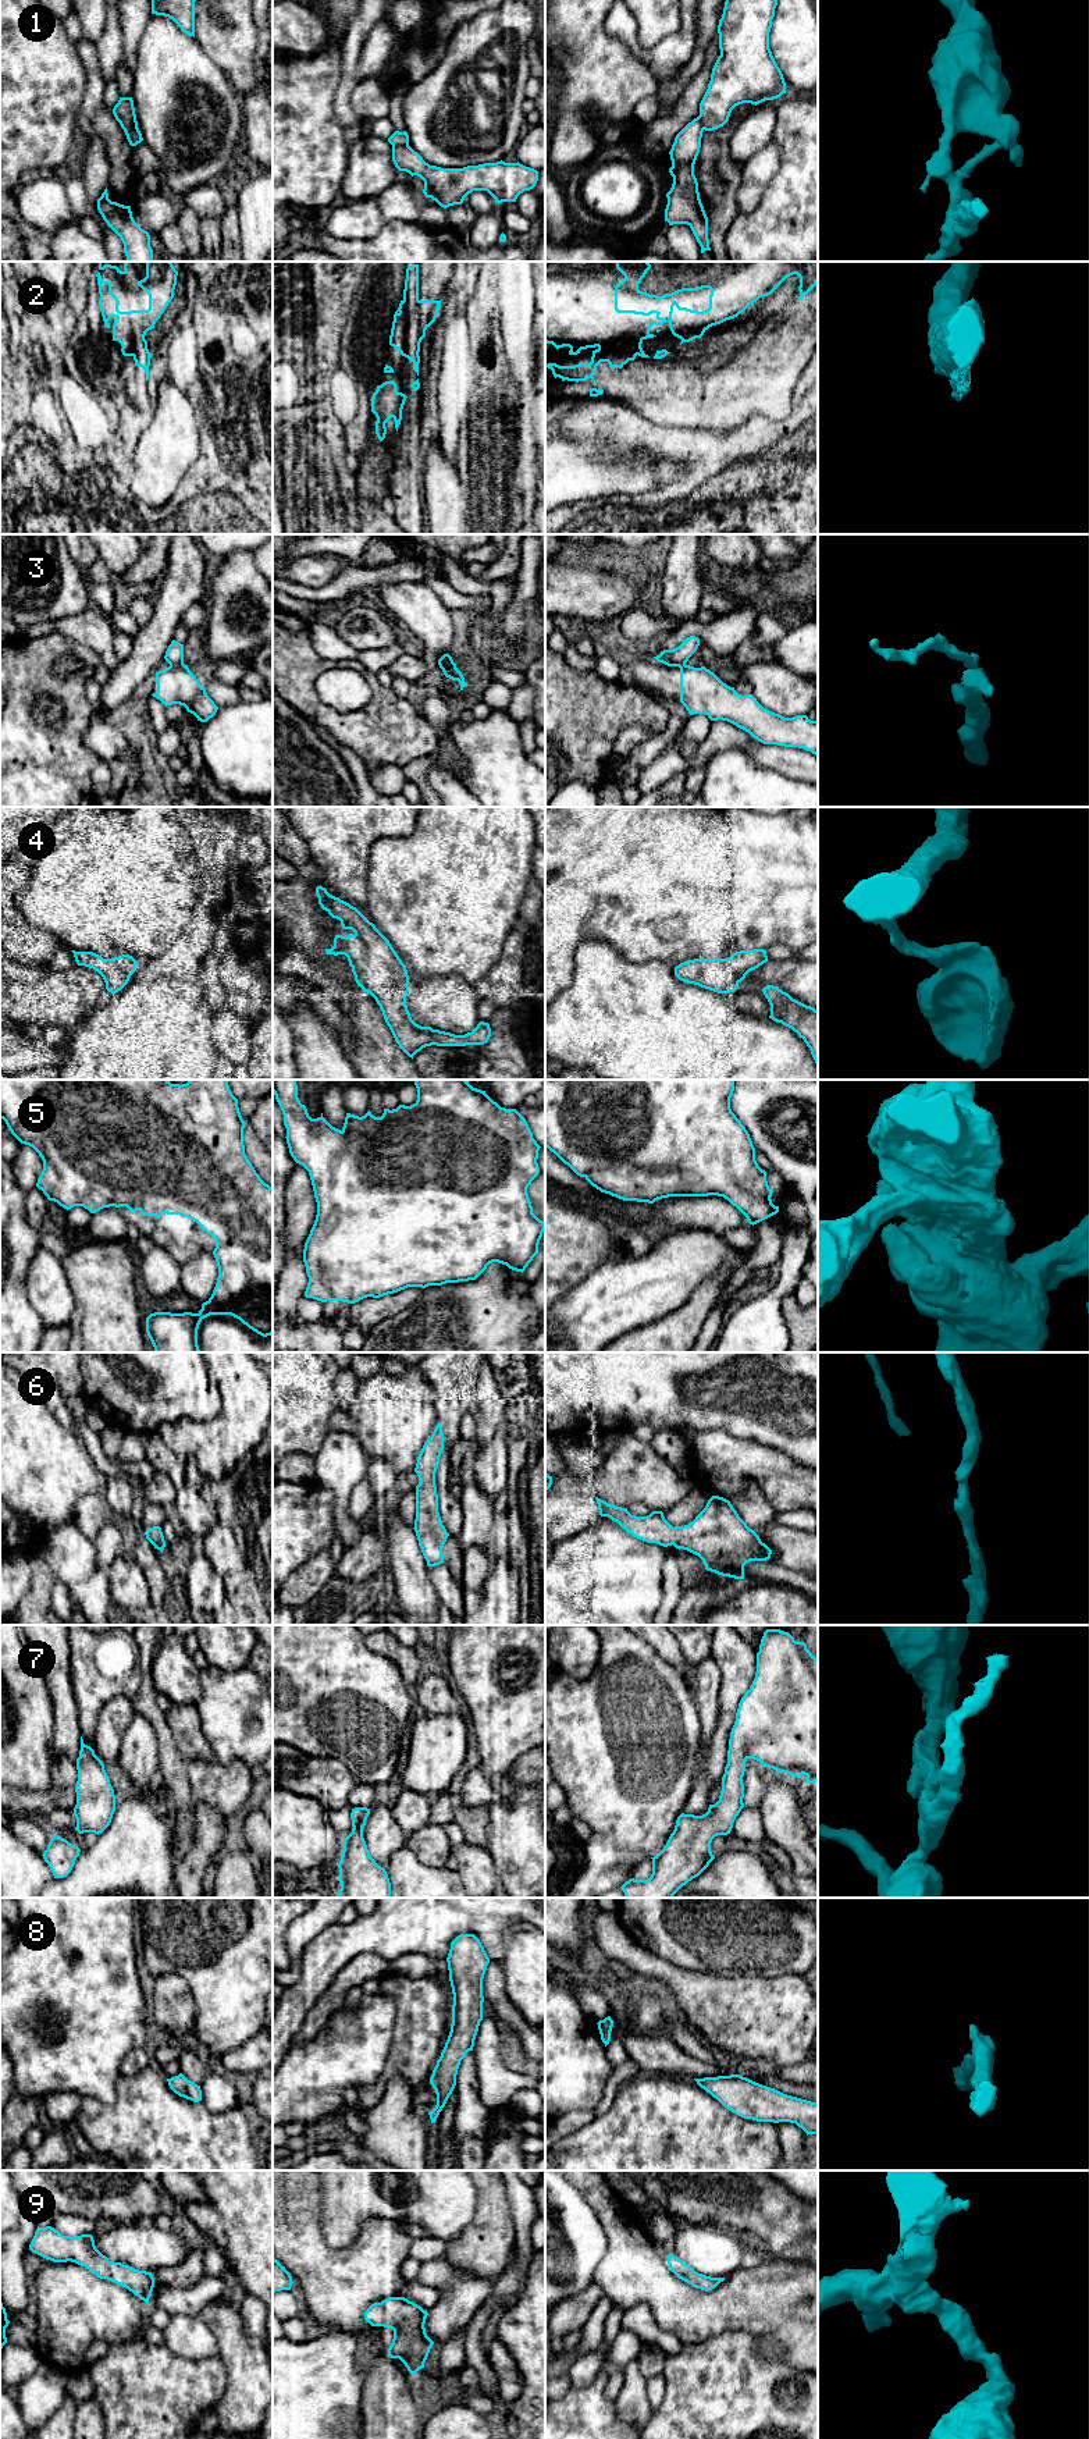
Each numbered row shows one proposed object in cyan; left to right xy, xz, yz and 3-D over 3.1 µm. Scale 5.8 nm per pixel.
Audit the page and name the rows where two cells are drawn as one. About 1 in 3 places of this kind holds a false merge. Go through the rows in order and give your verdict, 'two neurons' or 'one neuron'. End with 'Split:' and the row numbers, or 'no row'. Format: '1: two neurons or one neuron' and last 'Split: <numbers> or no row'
1: two neurons
2: two neurons
3: two neurons
4: one neuron
5: one neuron
6: one neuron
7: one neuron
8: one neuron
9: one neuron
Split: 1, 2, 3

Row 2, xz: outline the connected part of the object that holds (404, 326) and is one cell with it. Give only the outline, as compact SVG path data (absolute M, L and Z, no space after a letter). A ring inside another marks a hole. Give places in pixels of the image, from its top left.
M419 264L408 266L406 280L403 289L403 299L399 303L398 310L394 314L389 345L401 352L402 356L412 360L410 344L413 341L413 333L416 323L412 314L416 310L419 302Z

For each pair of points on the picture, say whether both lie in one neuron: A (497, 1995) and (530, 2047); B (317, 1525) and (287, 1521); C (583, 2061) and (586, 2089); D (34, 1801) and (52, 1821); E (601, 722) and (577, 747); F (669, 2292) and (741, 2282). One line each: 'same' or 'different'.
A: same
B: same
C: same
D: different
E: same
F: same

